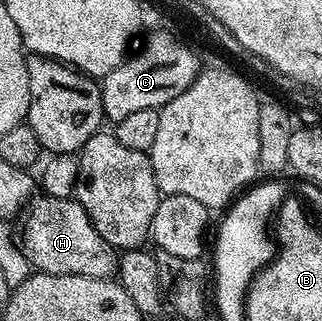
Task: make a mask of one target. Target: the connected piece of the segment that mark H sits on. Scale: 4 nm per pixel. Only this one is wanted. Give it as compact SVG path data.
M37 194L27 204L23 219L22 250L36 271L107 279L117 270L117 252L100 236L98 229L94 229L86 209L82 209L75 198L63 199Z

